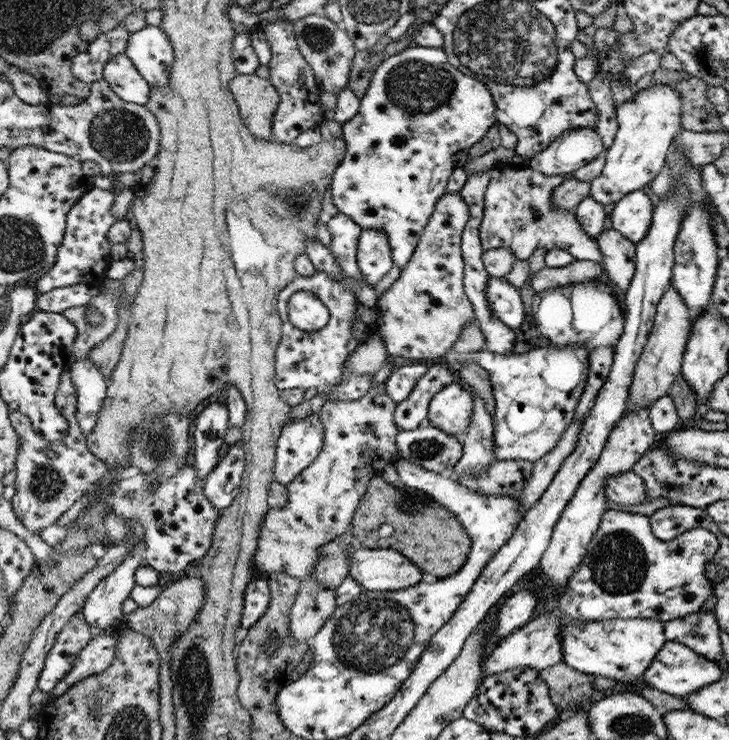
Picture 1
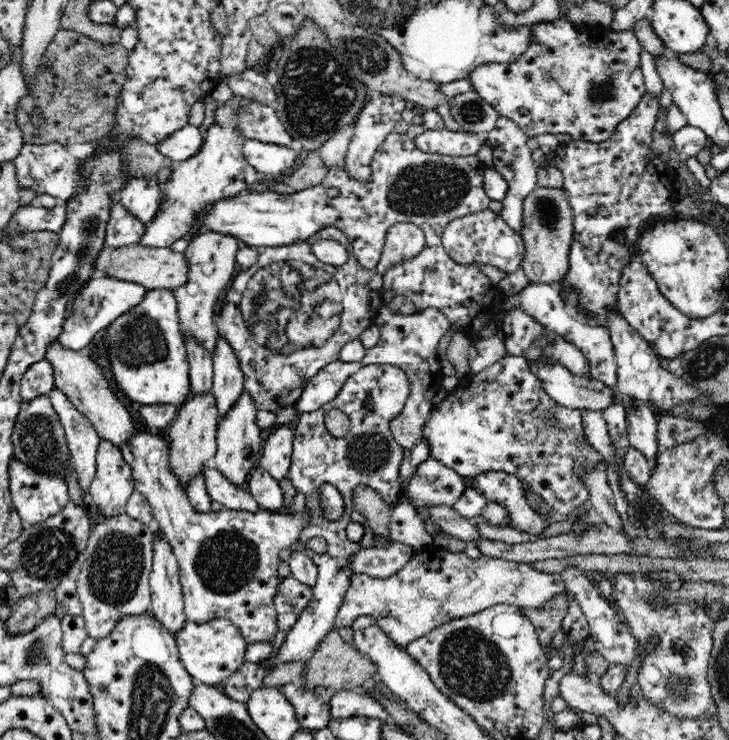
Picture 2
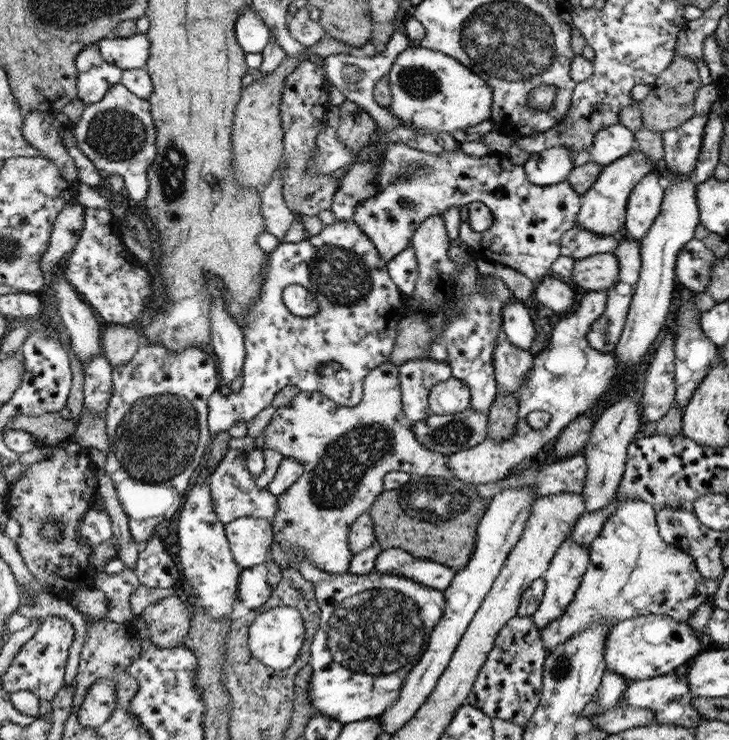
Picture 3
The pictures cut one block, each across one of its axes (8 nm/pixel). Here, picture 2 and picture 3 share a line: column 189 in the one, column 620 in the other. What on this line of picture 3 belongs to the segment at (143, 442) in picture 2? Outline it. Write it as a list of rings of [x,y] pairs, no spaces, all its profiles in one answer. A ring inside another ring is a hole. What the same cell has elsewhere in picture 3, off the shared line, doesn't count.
[[[628,497],[608,515],[600,534],[590,542],[589,565],[574,600],[566,612],[540,629],[544,648],[550,652],[558,643],[594,621],[616,622],[644,615],[662,615],[685,622],[709,596],[690,552],[664,542],[655,519],[656,509],[638,497]]]

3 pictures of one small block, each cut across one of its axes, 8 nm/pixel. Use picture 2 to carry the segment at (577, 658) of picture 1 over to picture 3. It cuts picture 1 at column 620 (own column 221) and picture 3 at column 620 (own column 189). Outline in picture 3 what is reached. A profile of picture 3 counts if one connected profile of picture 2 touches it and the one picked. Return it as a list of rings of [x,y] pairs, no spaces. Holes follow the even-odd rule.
[[[644,615],[616,622],[606,638],[606,668],[622,673],[632,681],[672,673],[707,649],[709,640],[700,637],[688,623],[662,615]]]

